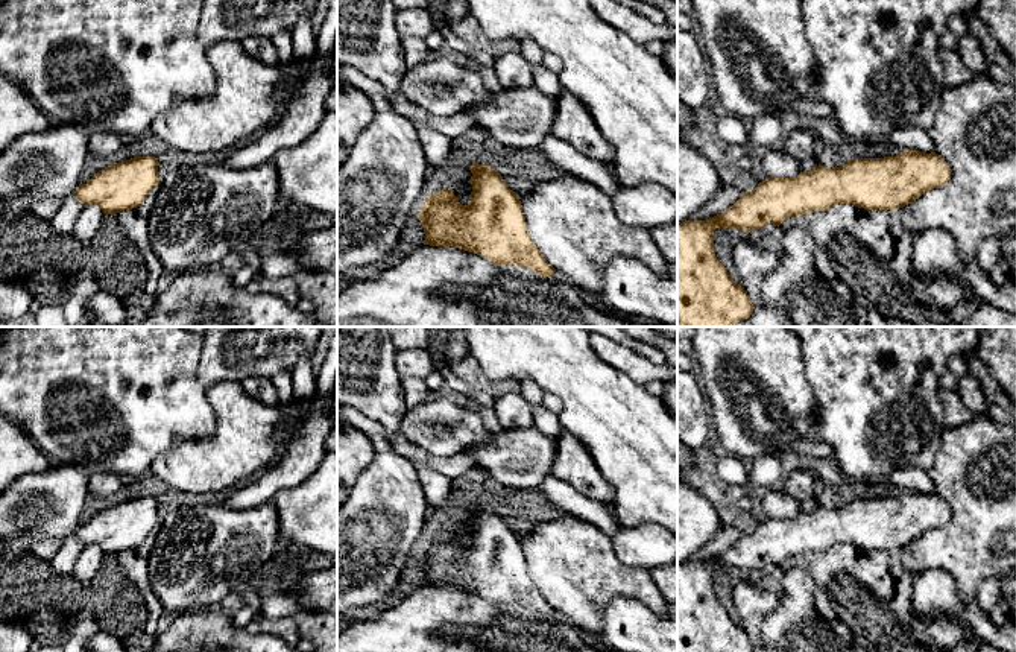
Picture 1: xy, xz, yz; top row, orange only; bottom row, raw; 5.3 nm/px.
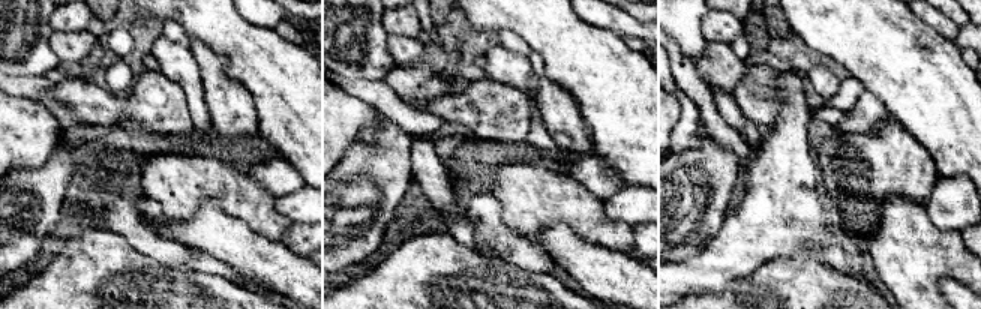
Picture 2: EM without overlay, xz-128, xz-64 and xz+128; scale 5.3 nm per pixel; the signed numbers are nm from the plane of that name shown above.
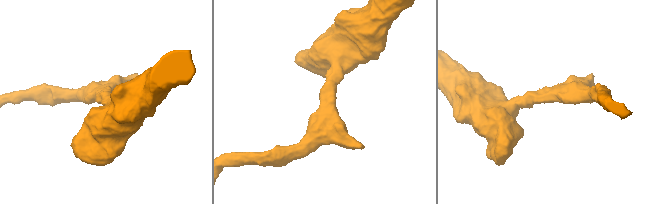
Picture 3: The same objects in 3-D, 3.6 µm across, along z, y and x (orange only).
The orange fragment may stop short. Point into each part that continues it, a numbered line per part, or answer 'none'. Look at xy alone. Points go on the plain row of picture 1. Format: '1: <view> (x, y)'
none

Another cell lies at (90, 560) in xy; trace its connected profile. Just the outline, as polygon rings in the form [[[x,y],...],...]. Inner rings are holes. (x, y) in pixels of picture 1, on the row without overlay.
[[[84,547],[73,570],[74,578],[77,578],[80,582],[91,582],[99,573],[103,558],[105,555],[100,547]]]

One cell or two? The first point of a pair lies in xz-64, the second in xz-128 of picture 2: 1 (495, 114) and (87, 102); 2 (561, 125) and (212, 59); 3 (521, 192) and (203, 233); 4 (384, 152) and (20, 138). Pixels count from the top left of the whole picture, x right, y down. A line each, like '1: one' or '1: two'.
1: one
2: one
3: two
4: two

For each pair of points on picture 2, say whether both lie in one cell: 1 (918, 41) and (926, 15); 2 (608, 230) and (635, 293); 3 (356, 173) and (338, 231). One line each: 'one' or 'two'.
1: two
2: two
3: one

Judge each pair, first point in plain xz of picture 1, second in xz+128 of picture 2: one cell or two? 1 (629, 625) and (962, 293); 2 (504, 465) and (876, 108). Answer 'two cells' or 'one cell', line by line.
1: one cell
2: one cell

